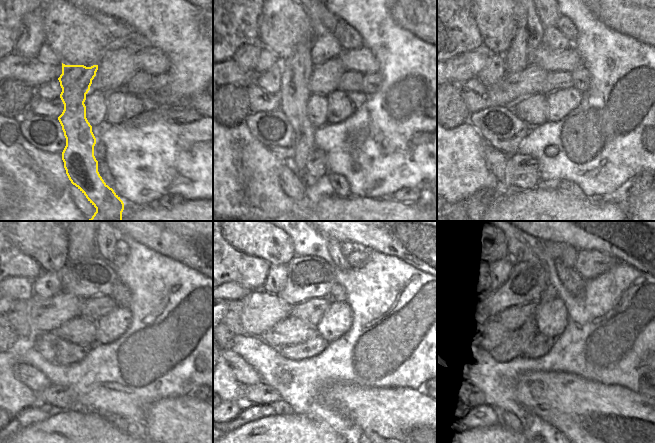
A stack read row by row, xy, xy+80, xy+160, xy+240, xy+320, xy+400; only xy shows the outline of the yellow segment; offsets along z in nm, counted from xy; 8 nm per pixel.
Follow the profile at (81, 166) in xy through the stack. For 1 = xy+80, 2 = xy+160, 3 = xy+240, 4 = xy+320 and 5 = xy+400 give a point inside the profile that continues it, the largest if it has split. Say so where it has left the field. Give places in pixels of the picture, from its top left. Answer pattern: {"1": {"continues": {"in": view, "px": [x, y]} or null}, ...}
{"1": {"continues": {"in": "xy+80", "px": [295, 71]}}, "2": {"continues": {"in": "xy+160", "px": [529, 32]}}, "3": {"continues": {"in": "xy+240", "px": [81, 241]}}, "4": {"continues": null}, "5": {"continues": null}}

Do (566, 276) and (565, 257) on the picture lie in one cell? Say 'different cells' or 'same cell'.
different cells

